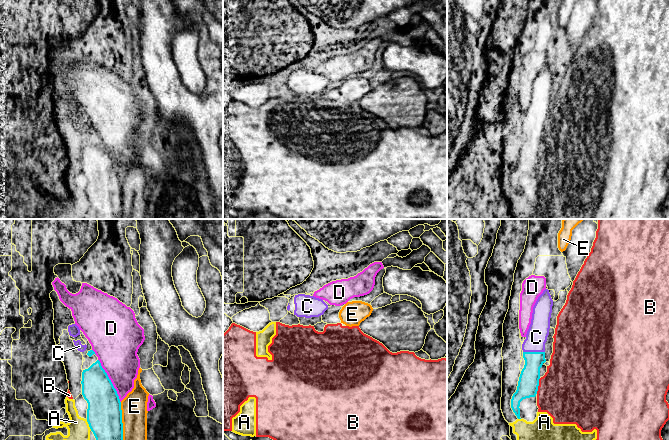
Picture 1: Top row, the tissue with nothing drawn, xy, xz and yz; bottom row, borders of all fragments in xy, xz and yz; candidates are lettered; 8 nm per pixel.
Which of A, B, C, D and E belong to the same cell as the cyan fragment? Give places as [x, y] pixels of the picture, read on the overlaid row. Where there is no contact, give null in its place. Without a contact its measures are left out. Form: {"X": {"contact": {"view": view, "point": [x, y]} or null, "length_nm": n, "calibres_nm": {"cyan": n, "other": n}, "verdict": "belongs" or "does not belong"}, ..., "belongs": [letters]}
{"A": {"contact": {"view": "xy", "point": [89, 425]}, "length_nm": 100, "calibres_nm": {"cyan": 280, "other": 180}, "verdict": "does not belong"}, "B": {"contact": {"view": "yz", "point": [538, 385]}, "length_nm": 130, "calibres_nm": {"cyan": 170, "other": 480}, "verdict": "does not belong"}, "C": {"contact": {"view": "yz", "point": [534, 352]}, "length_nm": 180, "calibres_nm": {"cyan": 160, "other": 170}, "verdict": "belongs"}, "D": {"contact": {"view": "xy", "point": [110, 381]}, "length_nm": 400, "calibres_nm": {"cyan": 280, "other": 320}, "verdict": "does not belong"}, "E": {"contact": {"view": "xy", "point": [121, 421]}, "length_nm": 300, "calibres_nm": {"cyan": 280, "other": 200}, "verdict": "does not belong"}, "belongs": ["C"]}

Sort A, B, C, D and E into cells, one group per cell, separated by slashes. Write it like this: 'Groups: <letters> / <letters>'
Groups: A B / C / D / E

